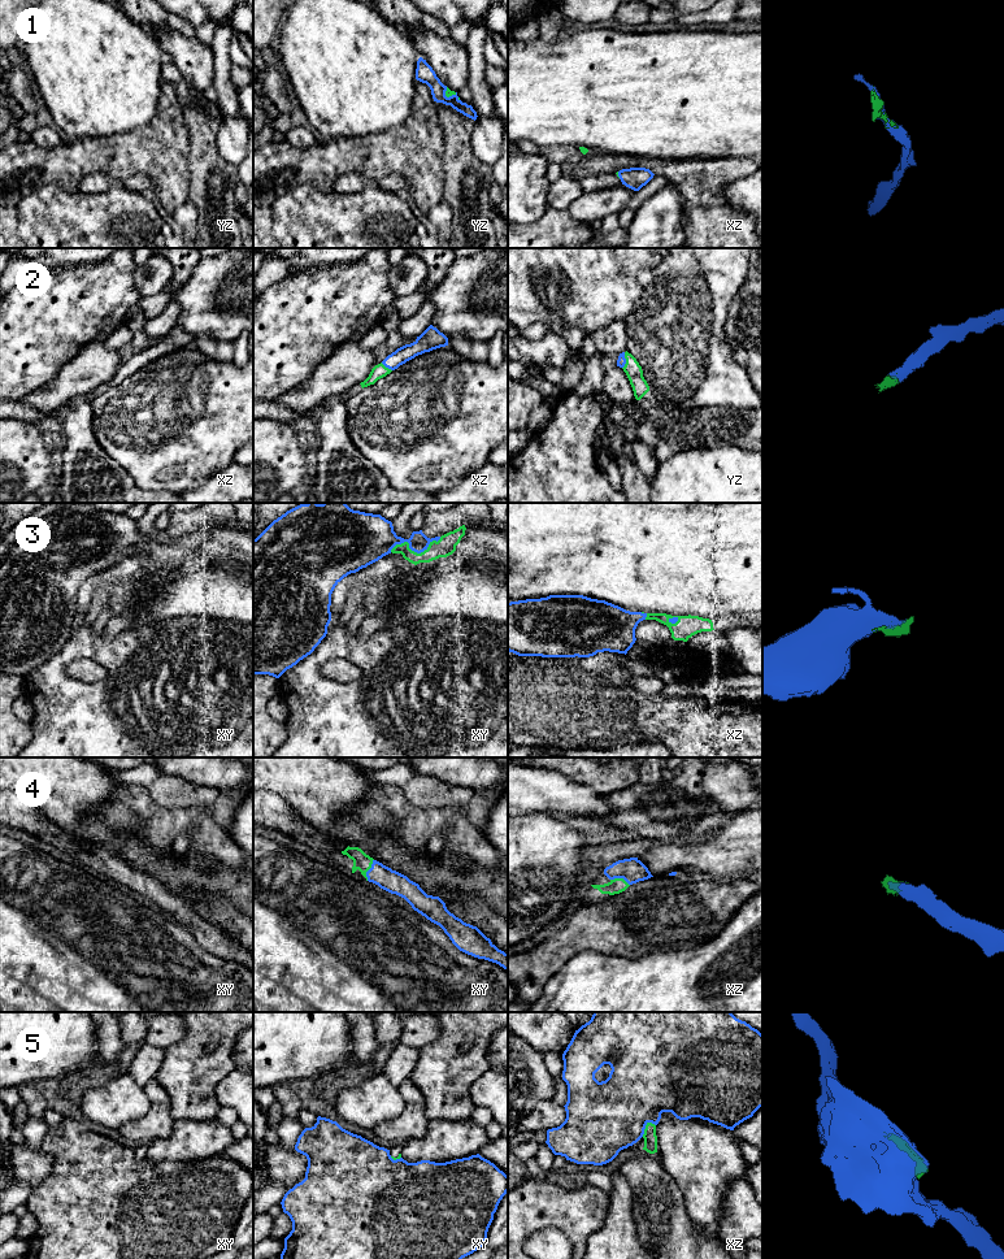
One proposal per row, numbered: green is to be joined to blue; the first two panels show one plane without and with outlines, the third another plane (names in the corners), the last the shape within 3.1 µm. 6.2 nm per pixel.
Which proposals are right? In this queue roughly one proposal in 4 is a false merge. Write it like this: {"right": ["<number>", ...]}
{"right": ["1", "2", "3", "4"]}

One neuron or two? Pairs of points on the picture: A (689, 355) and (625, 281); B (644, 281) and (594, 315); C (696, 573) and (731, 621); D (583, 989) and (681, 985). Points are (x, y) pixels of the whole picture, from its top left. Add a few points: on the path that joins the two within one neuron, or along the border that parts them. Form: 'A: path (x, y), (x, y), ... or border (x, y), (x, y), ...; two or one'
A: border (648, 291), (624, 318); two
B: border (643, 270), (638, 274), (638, 282), (647, 291); two
C: border (748, 612), (717, 615), (711, 619); two
D: path (608, 989), (656, 989); one

